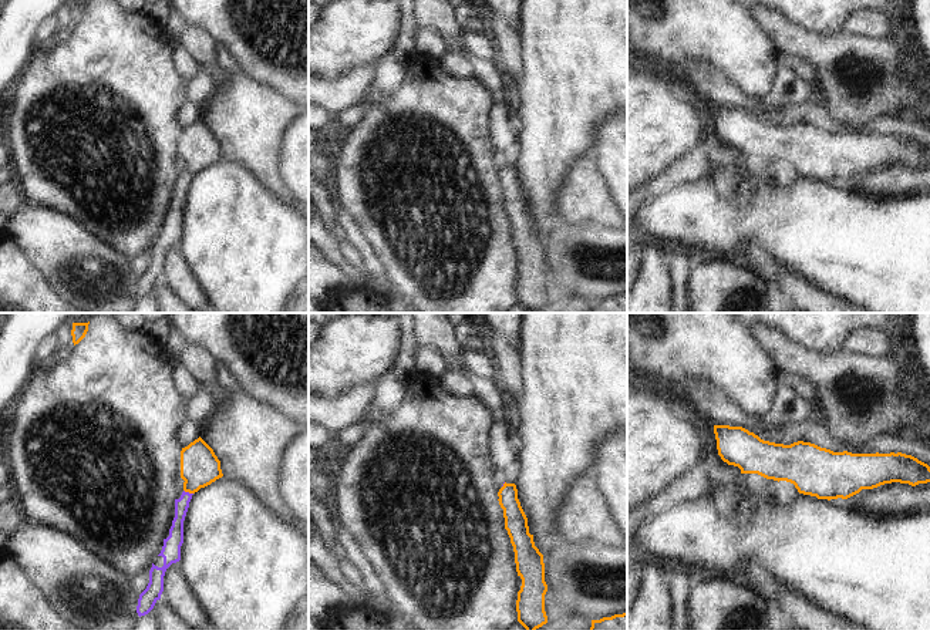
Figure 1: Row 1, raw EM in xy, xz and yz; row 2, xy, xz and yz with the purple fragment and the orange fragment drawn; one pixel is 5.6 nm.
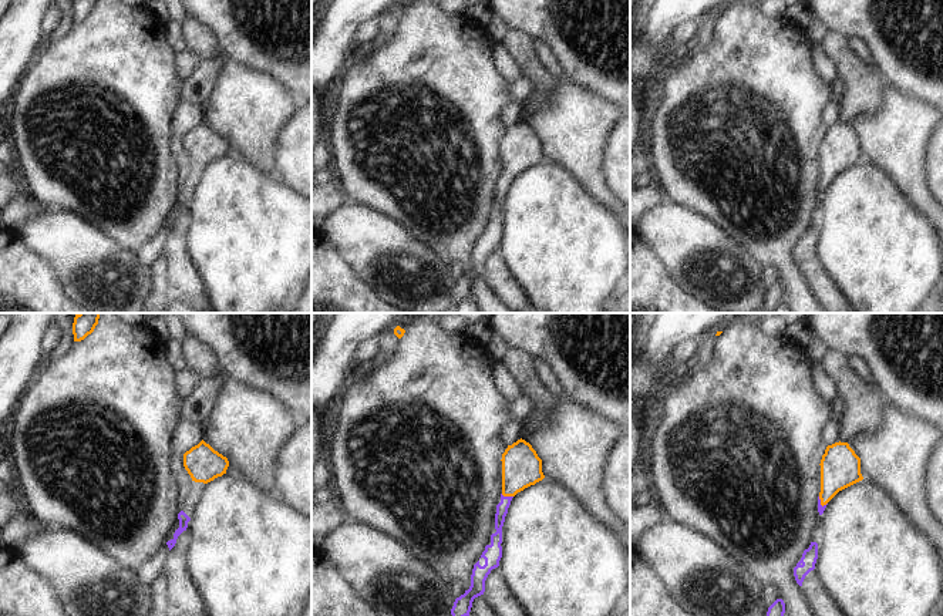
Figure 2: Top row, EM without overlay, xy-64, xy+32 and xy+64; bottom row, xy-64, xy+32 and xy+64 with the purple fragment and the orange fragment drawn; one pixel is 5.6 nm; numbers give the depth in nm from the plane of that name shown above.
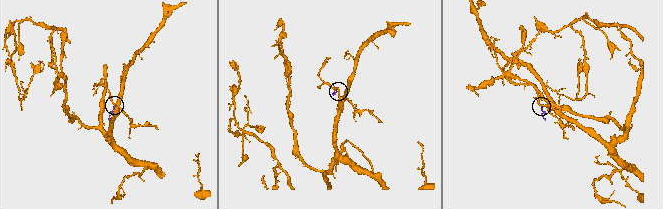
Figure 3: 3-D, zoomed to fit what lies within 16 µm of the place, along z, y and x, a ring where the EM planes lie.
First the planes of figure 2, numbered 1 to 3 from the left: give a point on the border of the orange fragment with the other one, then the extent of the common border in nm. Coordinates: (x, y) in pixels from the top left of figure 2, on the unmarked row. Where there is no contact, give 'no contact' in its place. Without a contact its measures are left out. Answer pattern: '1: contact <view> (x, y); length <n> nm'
1: no contact
2: contact xy+32 (507, 178); length 70 nm
3: contact xy+64 (819, 185); length 70 nm

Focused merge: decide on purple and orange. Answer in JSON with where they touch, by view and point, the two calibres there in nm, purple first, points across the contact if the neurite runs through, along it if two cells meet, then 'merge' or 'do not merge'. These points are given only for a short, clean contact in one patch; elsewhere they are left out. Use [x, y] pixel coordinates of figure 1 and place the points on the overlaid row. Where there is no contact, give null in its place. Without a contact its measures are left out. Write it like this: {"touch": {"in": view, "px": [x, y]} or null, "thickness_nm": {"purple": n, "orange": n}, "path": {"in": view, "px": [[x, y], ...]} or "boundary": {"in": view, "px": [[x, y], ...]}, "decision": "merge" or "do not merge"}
{"touch": {"in": "xy", "px": [188, 492]}, "thickness_nm": {"purple": 80, "orange": 220}, "path": {"in": "xy", "px": [[182, 504], [188, 492], [199, 467]]}, "decision": "merge"}

